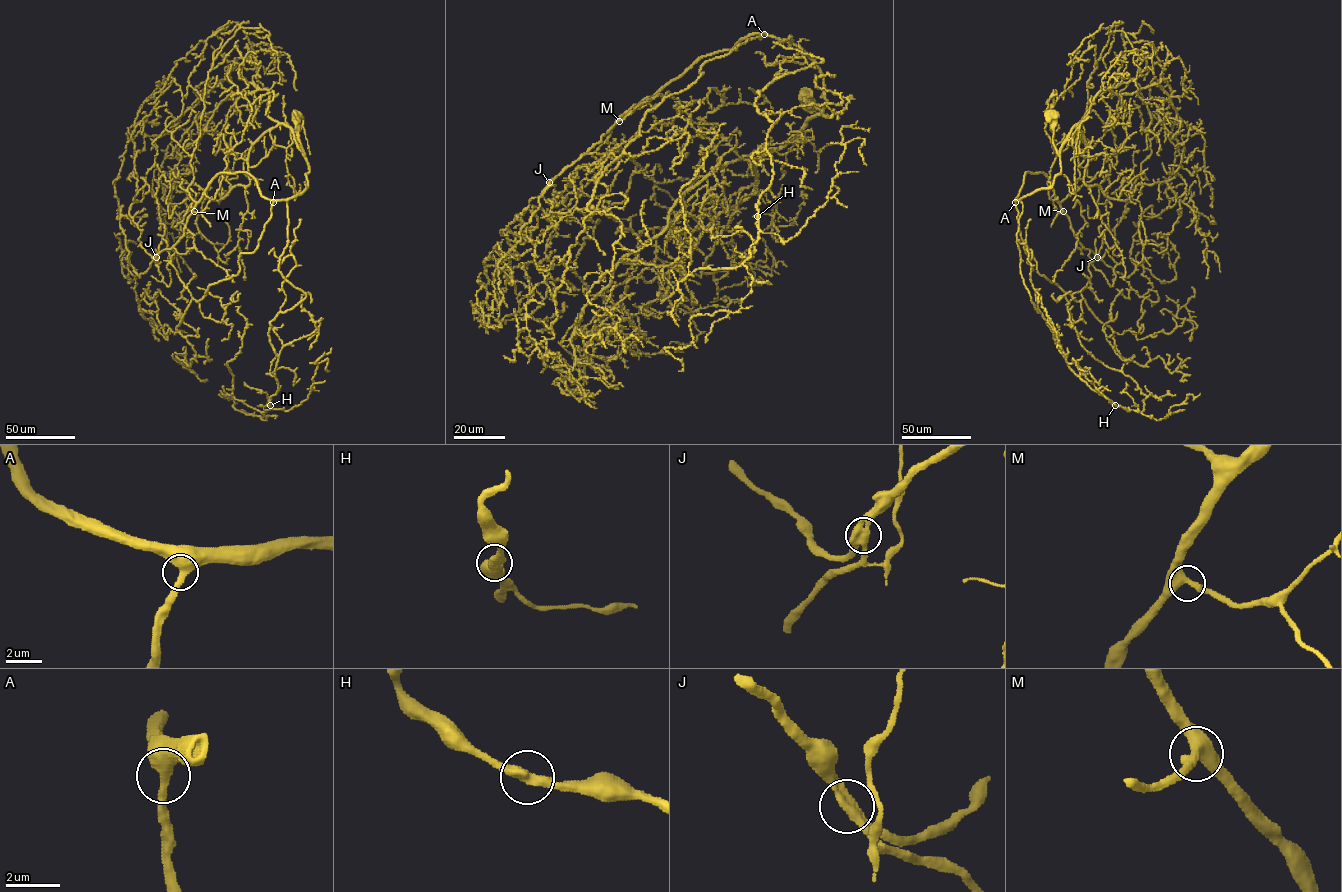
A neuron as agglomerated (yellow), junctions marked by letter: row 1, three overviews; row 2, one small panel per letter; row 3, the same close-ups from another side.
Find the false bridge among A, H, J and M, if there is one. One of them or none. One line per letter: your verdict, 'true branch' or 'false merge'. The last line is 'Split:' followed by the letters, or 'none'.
A: true branch
H: true branch
J: true branch
M: true branch
Split: none

